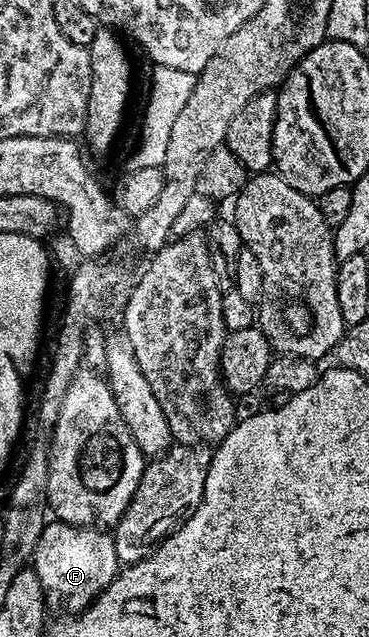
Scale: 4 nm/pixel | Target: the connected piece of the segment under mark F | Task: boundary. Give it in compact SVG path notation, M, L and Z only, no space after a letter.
M51 520L44 525L37 540L33 568L41 580L48 607L55 609L56 606L64 615L74 616L91 605L114 580L121 569L121 563L114 537L106 529Z

